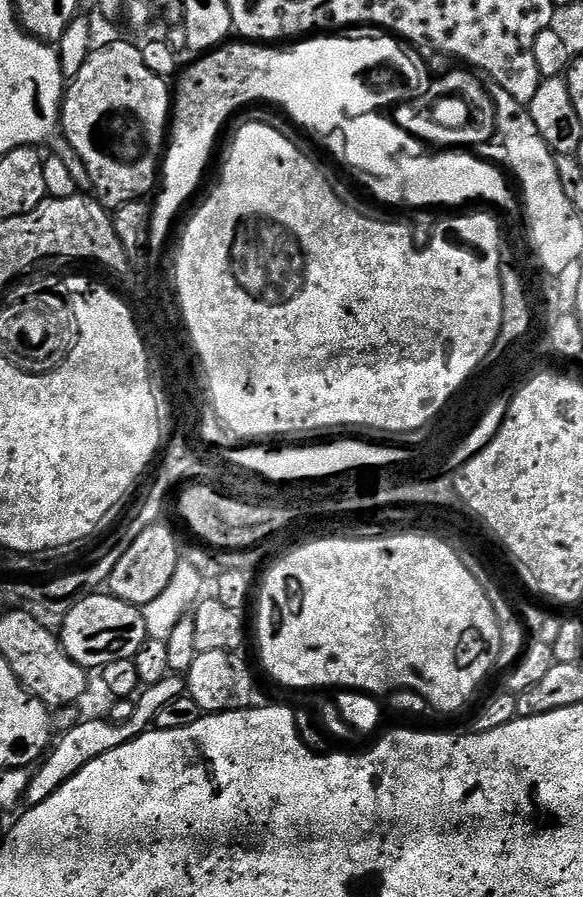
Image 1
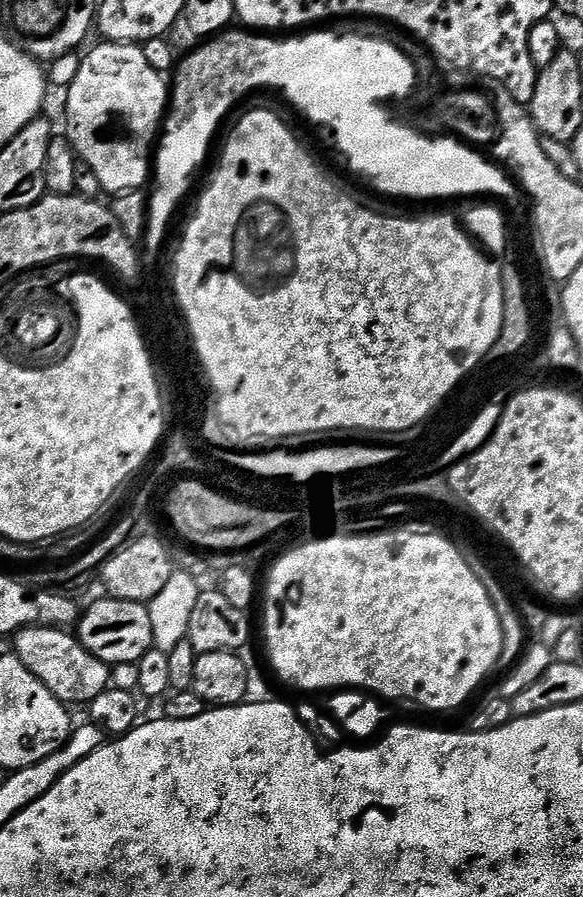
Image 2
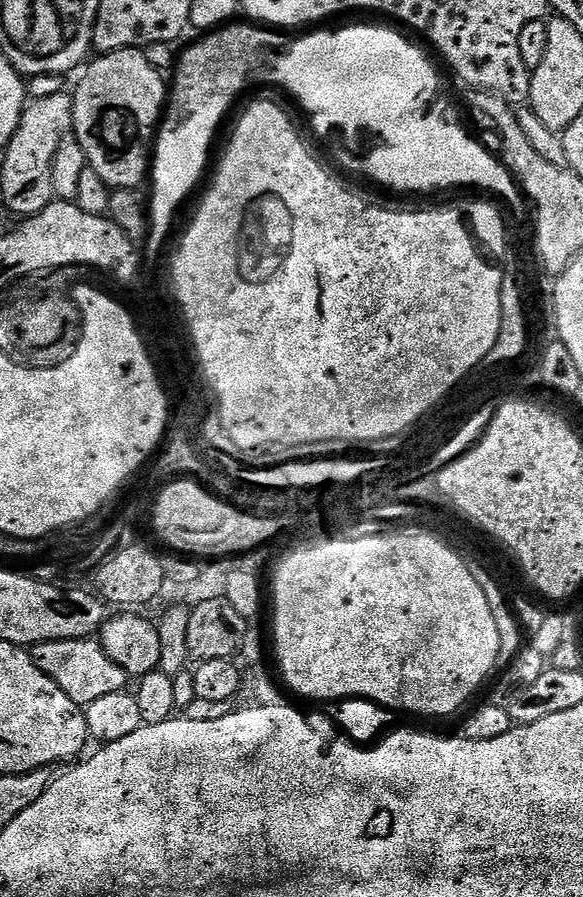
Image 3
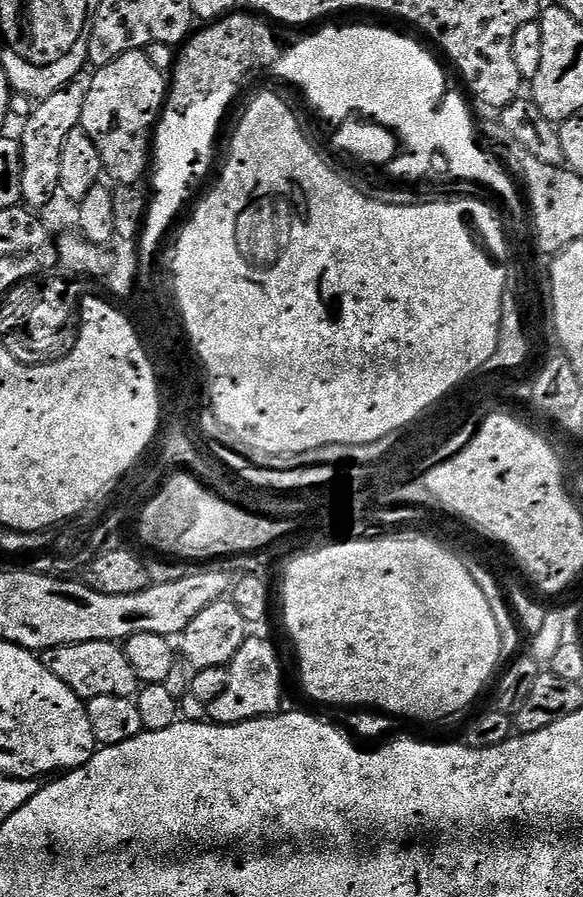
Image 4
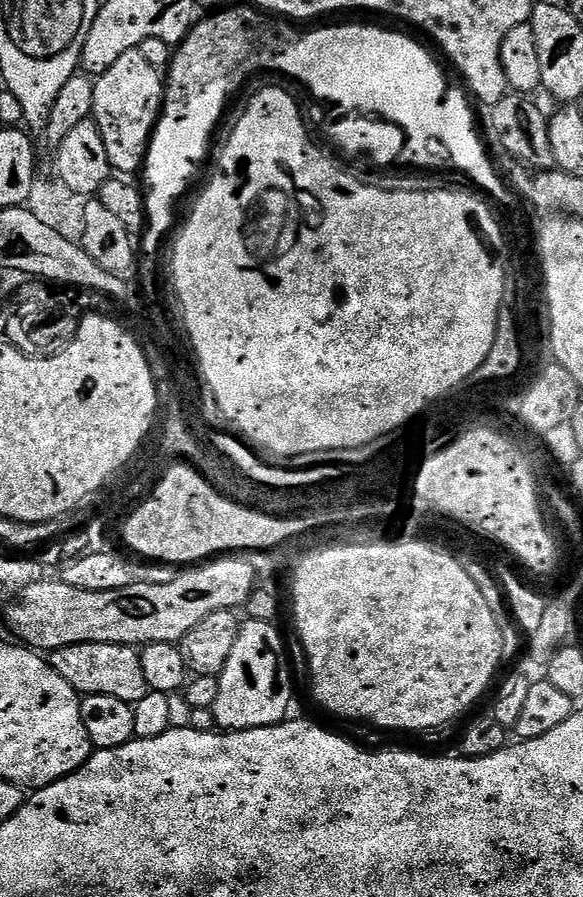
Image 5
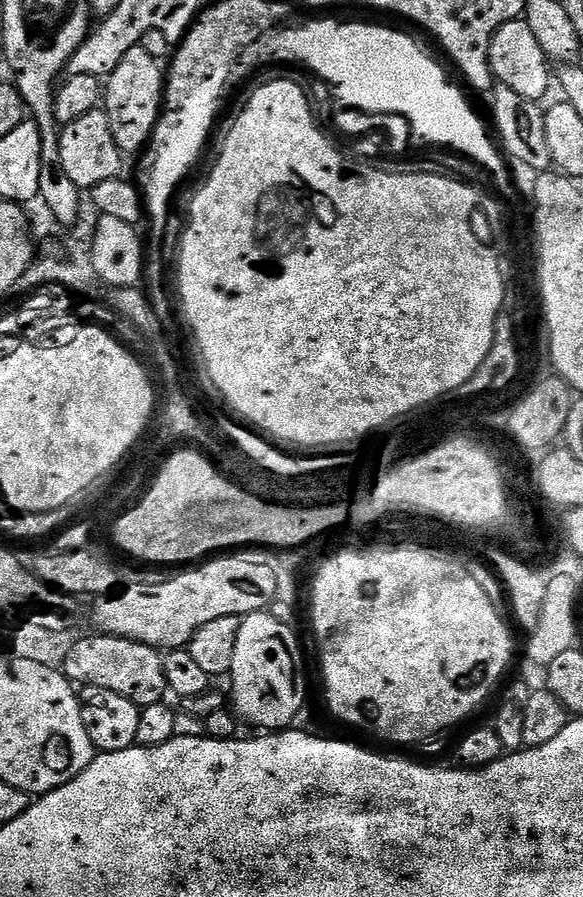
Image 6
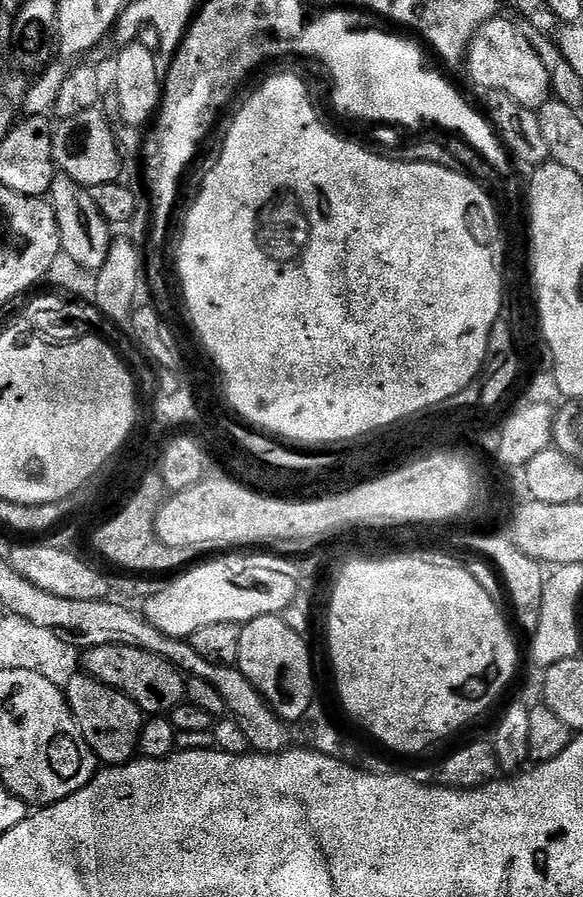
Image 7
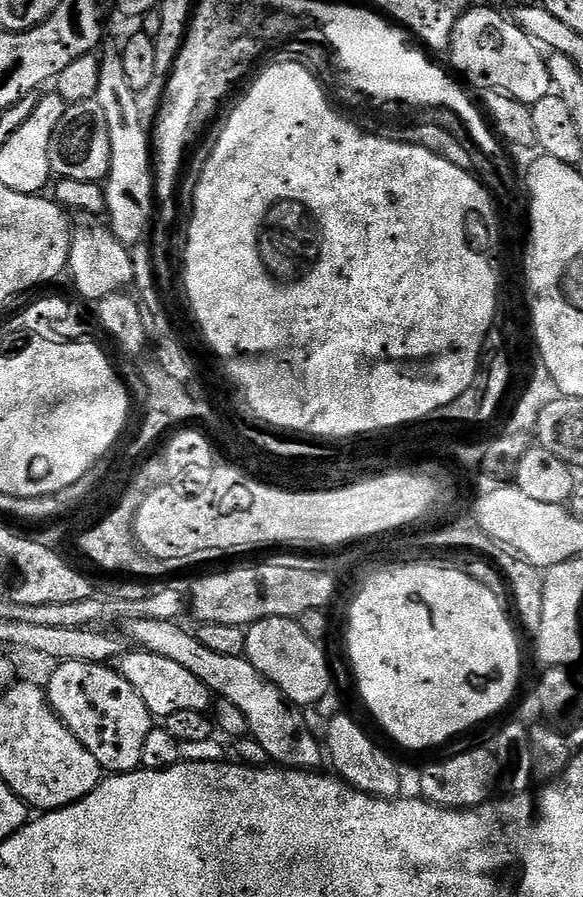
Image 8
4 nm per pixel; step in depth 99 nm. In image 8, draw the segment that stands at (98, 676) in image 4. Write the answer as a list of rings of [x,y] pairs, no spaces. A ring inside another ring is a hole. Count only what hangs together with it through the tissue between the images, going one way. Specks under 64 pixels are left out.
[[[125,650],[114,660],[114,667],[134,690],[146,702],[146,710],[150,710],[153,718],[163,718],[170,714],[175,714],[178,710],[198,710],[208,712],[213,703],[213,693],[209,692],[208,687],[190,670],[185,670],[183,666],[178,666],[178,662],[170,662],[170,658],[162,658],[162,654],[150,654],[139,650]]]

